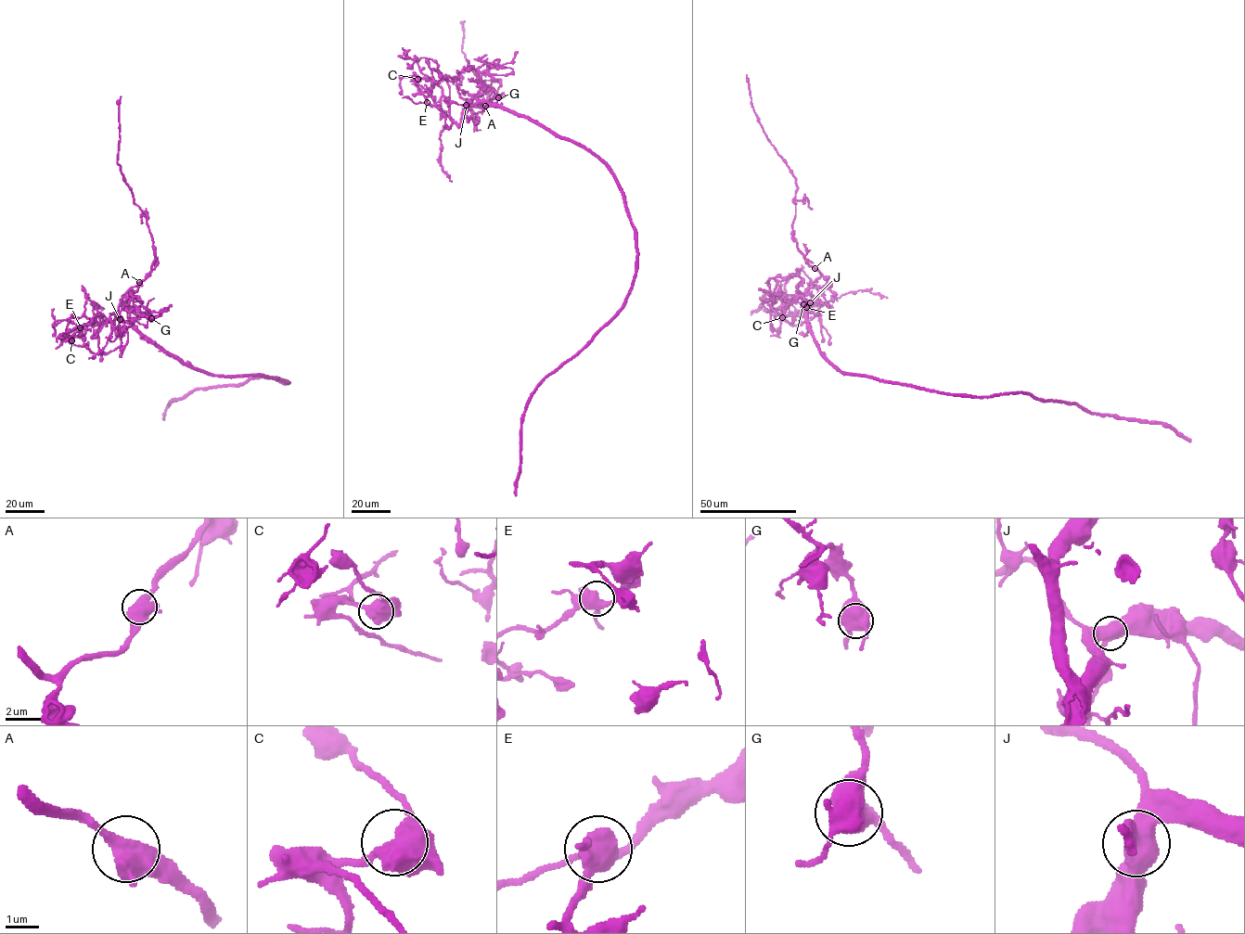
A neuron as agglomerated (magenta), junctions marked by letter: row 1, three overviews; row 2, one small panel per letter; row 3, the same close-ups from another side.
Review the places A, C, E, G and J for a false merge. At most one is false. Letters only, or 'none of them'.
none of them

